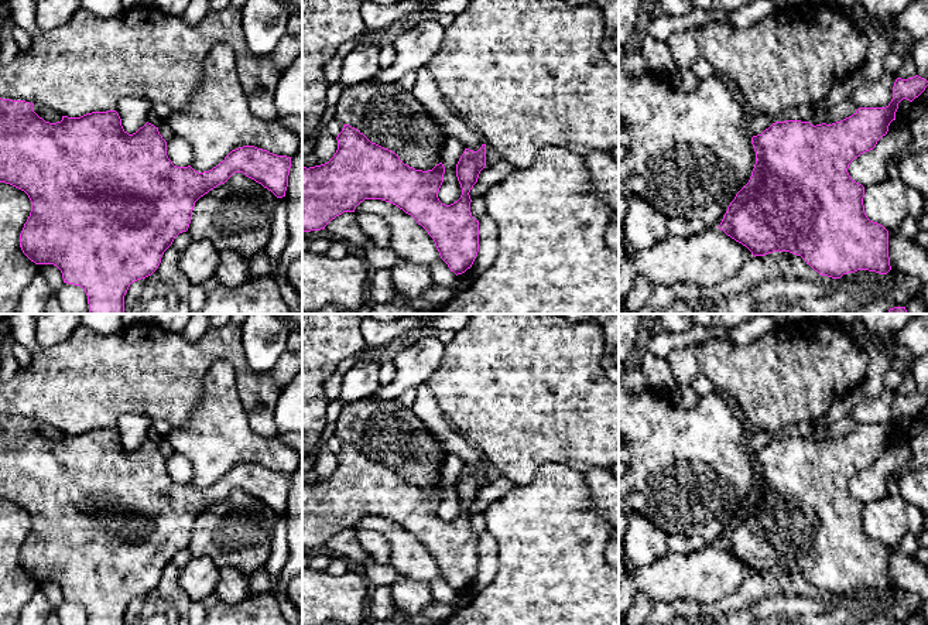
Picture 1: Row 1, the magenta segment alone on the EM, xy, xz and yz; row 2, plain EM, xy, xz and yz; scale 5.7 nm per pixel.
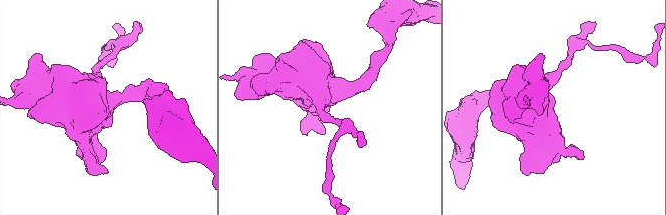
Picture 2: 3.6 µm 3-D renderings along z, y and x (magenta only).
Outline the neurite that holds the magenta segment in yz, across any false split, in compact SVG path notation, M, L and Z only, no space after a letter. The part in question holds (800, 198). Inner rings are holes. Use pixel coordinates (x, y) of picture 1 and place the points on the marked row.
M915 75L908 79L897 78L893 99L886 107L859 107L852 116L832 124L811 124L801 120L775 122L761 134L751 137L756 164L749 182L736 194L718 226L727 236L746 246L751 255L766 256L773 252L790 252L801 256L821 276L840 279L857 270L887 274L891 270L888 257L888 230L867 218L863 198L864 187L847 173L849 164L860 154L876 147L896 120L898 103L918 98L928 81Z

